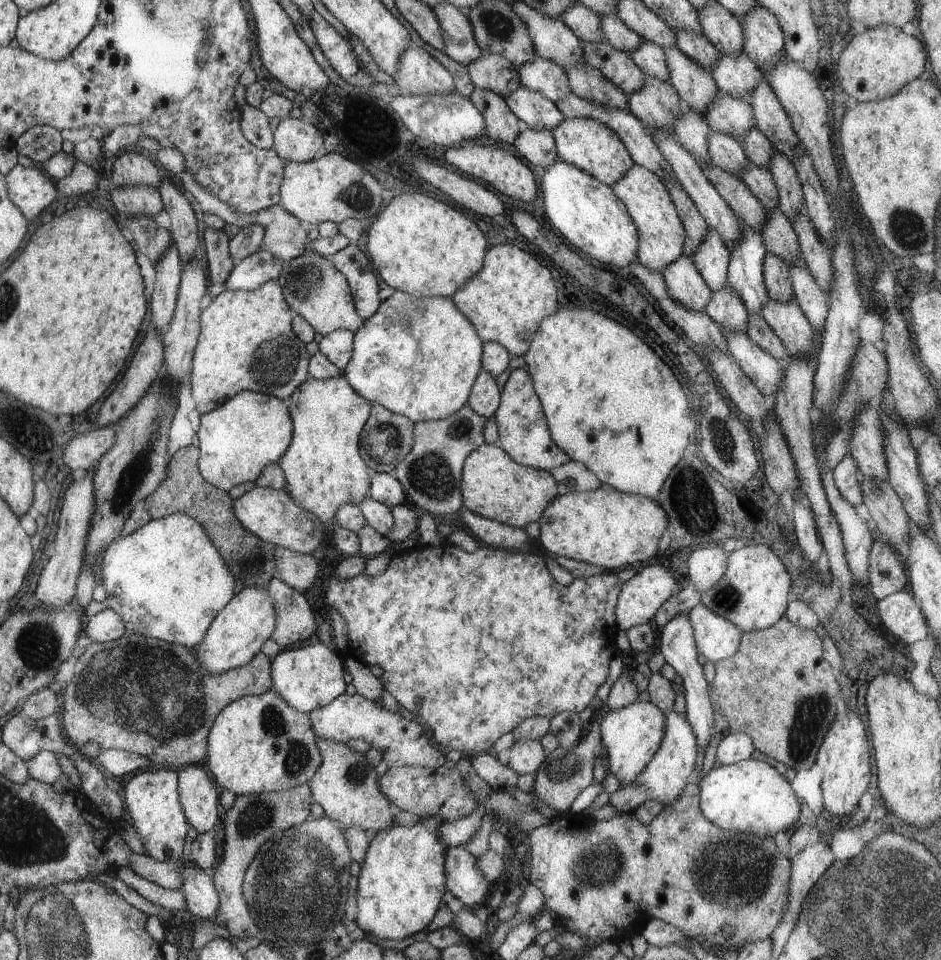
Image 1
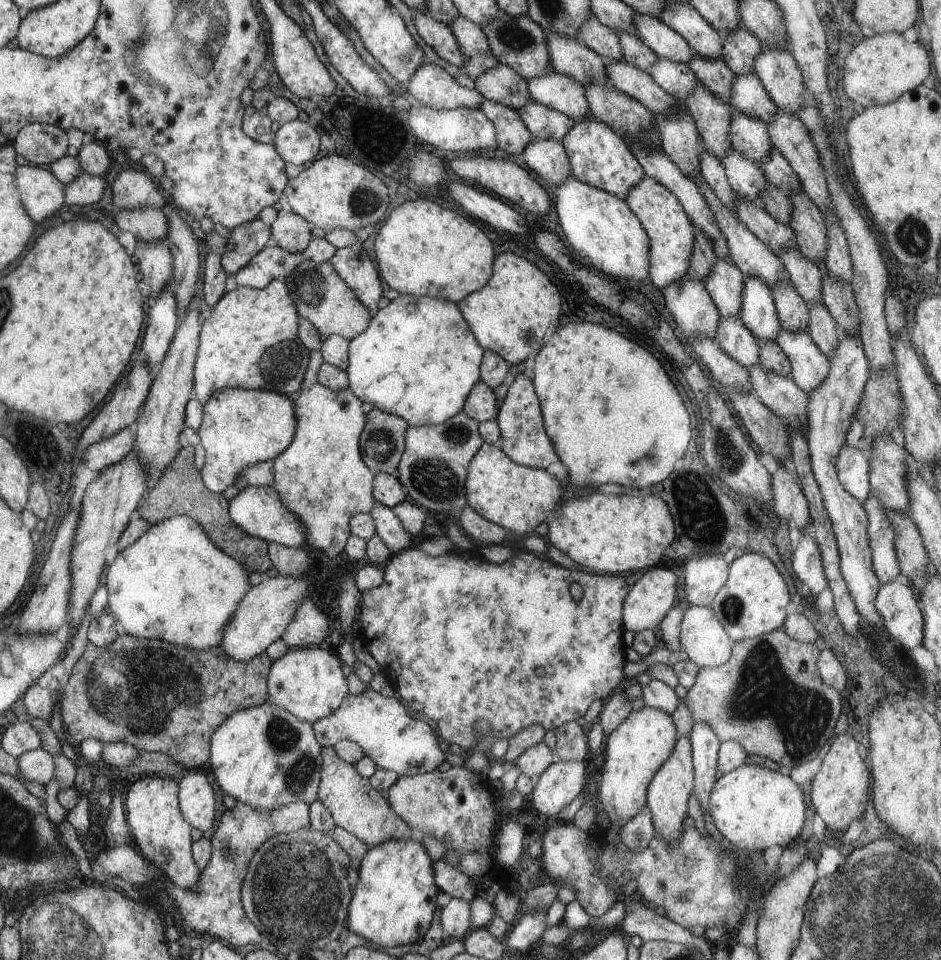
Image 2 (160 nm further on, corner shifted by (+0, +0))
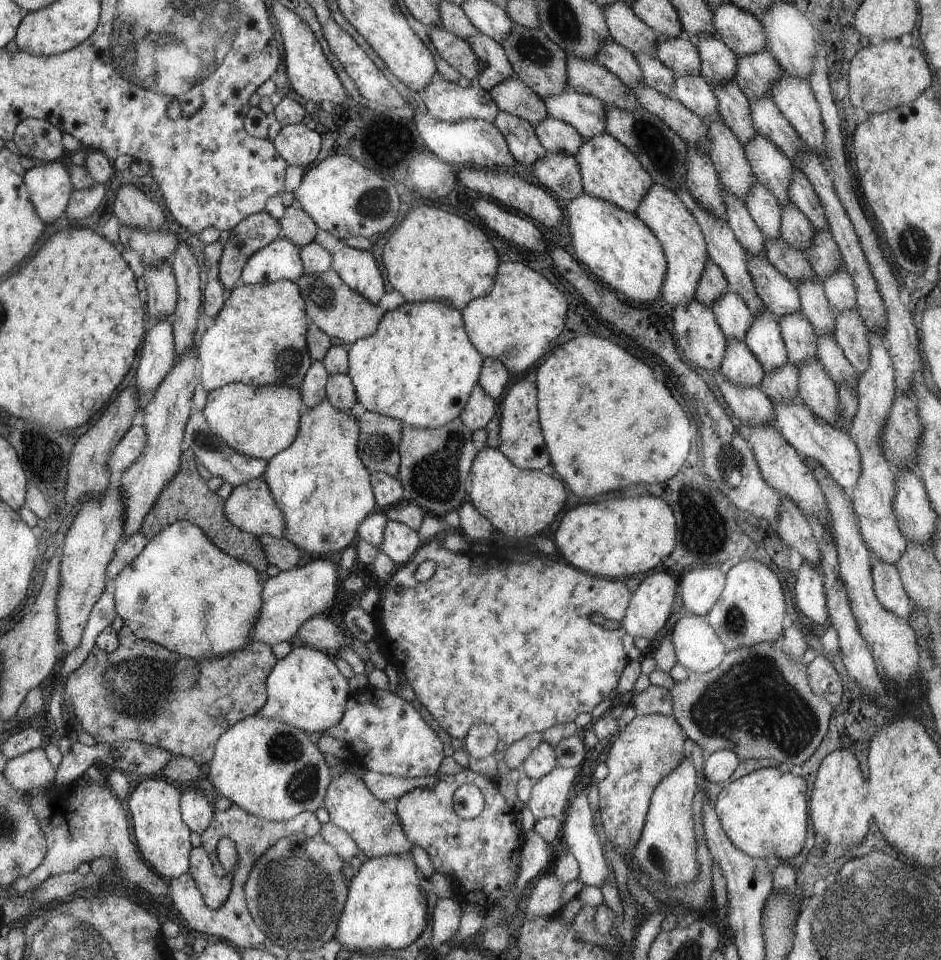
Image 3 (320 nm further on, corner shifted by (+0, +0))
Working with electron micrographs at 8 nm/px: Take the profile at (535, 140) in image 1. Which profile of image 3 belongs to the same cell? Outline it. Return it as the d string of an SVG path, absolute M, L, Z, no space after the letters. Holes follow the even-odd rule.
M547 152L546 156L541 161L536 161L533 166L539 184L546 189L548 188L554 196L558 196L562 200L572 200L585 194L579 164L573 156Z

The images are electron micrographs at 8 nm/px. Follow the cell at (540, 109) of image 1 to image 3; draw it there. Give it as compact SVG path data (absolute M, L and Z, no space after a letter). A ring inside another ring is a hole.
M550 115L534 128L540 144L548 153L564 153L574 157L585 141L575 128Z

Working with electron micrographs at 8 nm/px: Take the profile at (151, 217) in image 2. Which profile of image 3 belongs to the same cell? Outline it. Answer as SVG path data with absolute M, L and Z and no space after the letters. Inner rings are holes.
M121 225L119 242L122 248L134 250L140 256L143 266L156 266L170 262L177 252L179 242L174 233L166 231L145 231Z

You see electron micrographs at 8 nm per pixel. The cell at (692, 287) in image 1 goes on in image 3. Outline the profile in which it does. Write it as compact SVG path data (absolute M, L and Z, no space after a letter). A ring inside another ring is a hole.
M692 300L688 303L677 304L673 308L672 318L674 325L672 336L683 360L694 369L698 366L698 368L716 375L720 371L722 360L724 360L727 338L716 322L712 309Z

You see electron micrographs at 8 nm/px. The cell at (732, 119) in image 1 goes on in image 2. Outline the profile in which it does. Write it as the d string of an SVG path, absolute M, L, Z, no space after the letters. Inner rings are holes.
M738 110L732 112L729 137L732 150L759 165L770 156L770 151L774 148L767 124Z

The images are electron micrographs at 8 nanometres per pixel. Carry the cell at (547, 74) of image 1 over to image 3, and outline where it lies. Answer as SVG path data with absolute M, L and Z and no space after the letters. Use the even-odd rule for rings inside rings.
M567 86L564 92L543 100L548 115L575 128L584 139L605 132L605 104L596 97L576 92Z

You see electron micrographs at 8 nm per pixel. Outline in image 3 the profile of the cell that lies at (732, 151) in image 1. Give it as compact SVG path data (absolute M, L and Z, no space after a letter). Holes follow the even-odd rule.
M763 184L751 187L744 203L753 221L768 241L781 238L782 205Z

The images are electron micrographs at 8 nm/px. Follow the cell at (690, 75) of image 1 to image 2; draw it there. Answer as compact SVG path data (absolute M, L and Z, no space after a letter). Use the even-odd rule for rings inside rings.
M700 82L683 100L683 104L694 119L705 149L721 161L725 159L732 150L729 137L732 114L729 106Z

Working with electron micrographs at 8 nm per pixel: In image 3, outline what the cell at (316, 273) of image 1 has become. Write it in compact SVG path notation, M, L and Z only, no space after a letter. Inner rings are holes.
M332 268L322 274L304 274L304 276L297 280L297 283L305 299L308 322L310 322L310 324L316 324L316 326L318 326L322 332L328 334L329 337L340 338L345 346L350 346L356 341L372 336L384 316L385 310L378 303L370 302L359 292L352 290Z

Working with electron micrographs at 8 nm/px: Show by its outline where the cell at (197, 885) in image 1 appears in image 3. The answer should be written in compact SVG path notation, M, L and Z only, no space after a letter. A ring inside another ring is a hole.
M148 778L130 793L128 806L133 817L133 831L142 856L150 862L154 870L164 878L176 879L185 876L192 864L193 846L190 842L192 828L180 818L180 792L158 778Z

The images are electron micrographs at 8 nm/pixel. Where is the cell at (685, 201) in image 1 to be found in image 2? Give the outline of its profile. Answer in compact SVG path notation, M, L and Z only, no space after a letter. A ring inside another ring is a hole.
M694 229L695 241L691 254L691 263L687 272L690 279L702 280L714 270L717 256L713 242L700 229Z

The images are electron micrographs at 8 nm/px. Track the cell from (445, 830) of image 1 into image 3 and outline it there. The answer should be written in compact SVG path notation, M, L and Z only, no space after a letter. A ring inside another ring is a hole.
M341 772L339 777L334 777L333 782L328 788L324 808L328 811L329 820L352 837L352 840L359 846L360 854L363 858L371 859L390 855L408 856L414 848L414 845L404 834L397 815L390 811L390 808L384 801L378 800L368 790L364 781L356 777L354 773Z

